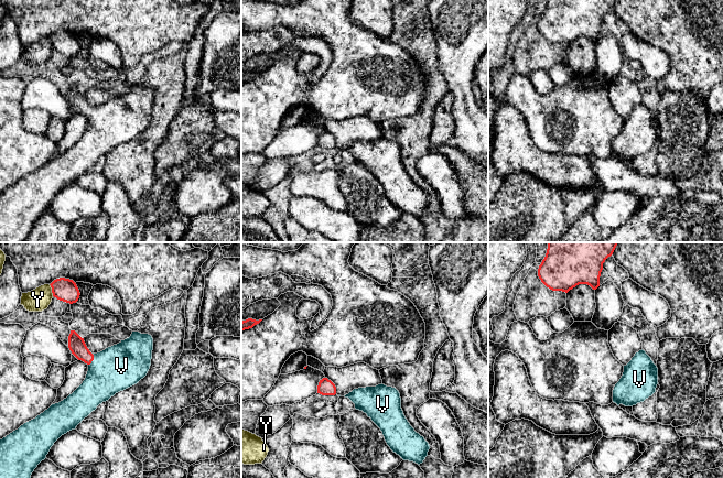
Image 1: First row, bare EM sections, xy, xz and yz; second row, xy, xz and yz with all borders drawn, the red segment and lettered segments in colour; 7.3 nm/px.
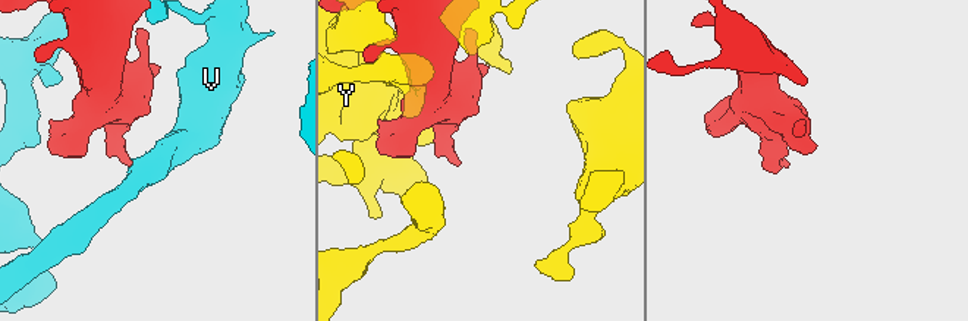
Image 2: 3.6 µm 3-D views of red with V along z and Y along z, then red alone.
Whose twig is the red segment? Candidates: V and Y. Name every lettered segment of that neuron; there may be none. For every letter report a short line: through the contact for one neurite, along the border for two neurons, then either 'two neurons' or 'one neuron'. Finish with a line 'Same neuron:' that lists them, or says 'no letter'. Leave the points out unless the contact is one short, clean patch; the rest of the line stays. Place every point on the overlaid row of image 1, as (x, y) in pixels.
V: line xy (76, 344), (93, 359), (101, 366), (121, 366); one neuron
Y: two neurons
Same neuron: V

